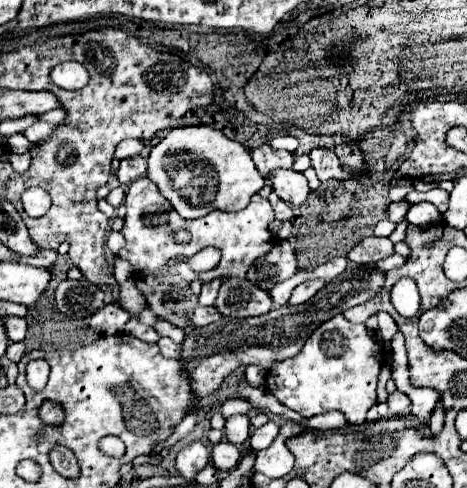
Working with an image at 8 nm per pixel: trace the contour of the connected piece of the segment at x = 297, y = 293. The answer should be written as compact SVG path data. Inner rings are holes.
M310 280L310 282L304 282L304 284L296 286L294 292L292 292L292 296L290 296L290 300L288 300L288 304L290 304L290 306L304 304L304 302L310 300L322 286L324 286L322 280Z

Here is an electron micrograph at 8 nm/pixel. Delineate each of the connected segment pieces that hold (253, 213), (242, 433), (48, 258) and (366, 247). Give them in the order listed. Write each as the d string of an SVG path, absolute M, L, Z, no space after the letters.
M140 178L132 182L124 198L124 204L128 208L124 218L124 228L122 228L126 246L118 252L118 256L128 260L138 276L166 274L166 272L172 272L172 268L176 268L176 274L180 278L184 278L186 282L192 282L200 276L194 274L184 262L170 266L170 260L192 256L194 252L206 246L216 246L222 252L222 260L212 272L214 274L212 278L218 278L218 280L246 278L248 266L254 264L258 256L264 256L266 252L270 252L270 248L274 246L272 234L268 230L268 224L274 220L274 210L270 202L260 194L254 194L250 204L244 210L238 210L238 212L214 210L204 218L196 218L196 220L182 218L174 208L156 212L154 200L166 200L166 198L158 192L156 184L150 182L148 178Z
M232 416L226 420L226 426L224 426L224 434L226 434L226 440L232 442L232 444L242 444L246 442L246 438L250 436L250 420L248 416Z
M40 250L36 256L24 256L24 264L50 268L50 266L56 262L56 256L58 256L56 250Z
M364 238L362 242L358 242L350 252L348 252L348 260L356 262L356 264L370 264L376 260L382 260L386 256L390 256L394 252L392 242L388 238Z

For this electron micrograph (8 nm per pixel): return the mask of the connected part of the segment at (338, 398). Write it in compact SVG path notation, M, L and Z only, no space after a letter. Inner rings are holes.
M338 314L316 328L298 356L274 364L266 376L266 386L284 406L306 418L328 410L340 410L350 424L362 424L366 412L376 404L382 364L384 348L368 334L368 328L364 324L352 324Z

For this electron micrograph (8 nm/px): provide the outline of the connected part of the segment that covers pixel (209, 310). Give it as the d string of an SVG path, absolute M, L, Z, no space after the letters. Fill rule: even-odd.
M198 306L192 316L192 322L194 322L194 326L208 326L212 322L218 322L220 318L222 318L222 314L214 306Z

